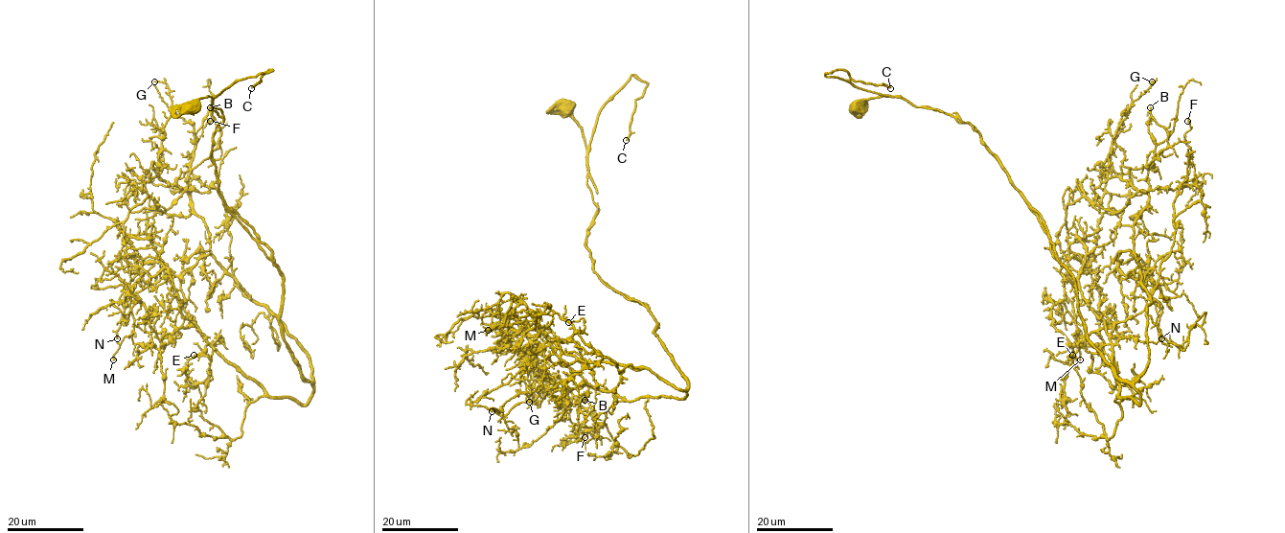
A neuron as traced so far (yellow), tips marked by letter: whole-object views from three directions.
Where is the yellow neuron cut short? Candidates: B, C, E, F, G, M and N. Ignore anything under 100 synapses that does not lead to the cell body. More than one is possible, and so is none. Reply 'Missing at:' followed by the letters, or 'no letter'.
Missing at: C

